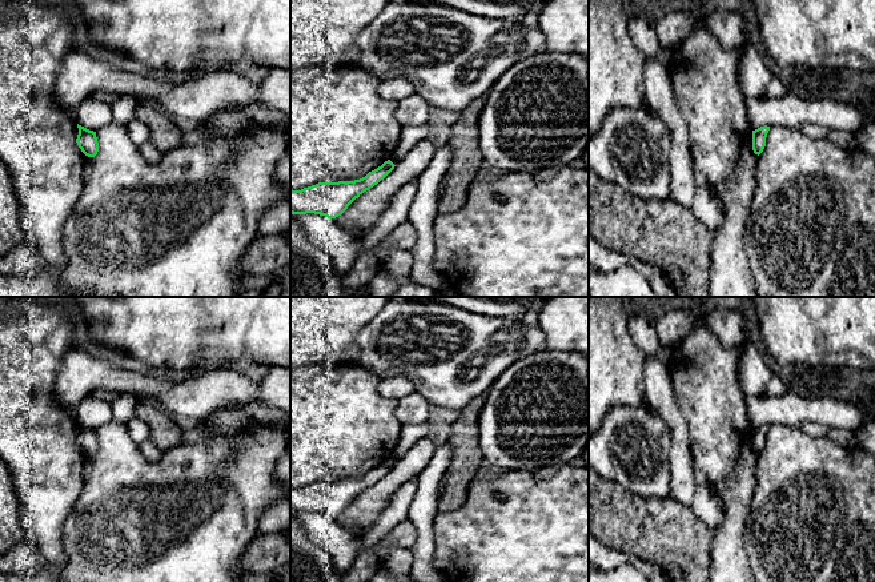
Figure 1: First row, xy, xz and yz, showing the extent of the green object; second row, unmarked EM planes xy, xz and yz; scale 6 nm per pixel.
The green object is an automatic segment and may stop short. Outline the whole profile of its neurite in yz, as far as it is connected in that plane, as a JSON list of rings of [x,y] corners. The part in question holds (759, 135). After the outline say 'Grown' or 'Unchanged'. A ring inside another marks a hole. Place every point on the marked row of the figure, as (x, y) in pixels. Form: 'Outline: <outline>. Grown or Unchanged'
Outline: [[[764,125],[752,131],[752,150],[755,154],[760,154],[766,146],[766,137],[770,127]]]. Unchanged

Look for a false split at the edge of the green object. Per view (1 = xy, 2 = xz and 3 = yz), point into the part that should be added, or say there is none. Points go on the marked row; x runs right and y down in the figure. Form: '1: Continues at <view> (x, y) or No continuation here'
1: No continuation here
2: No continuation here
3: No continuation here

